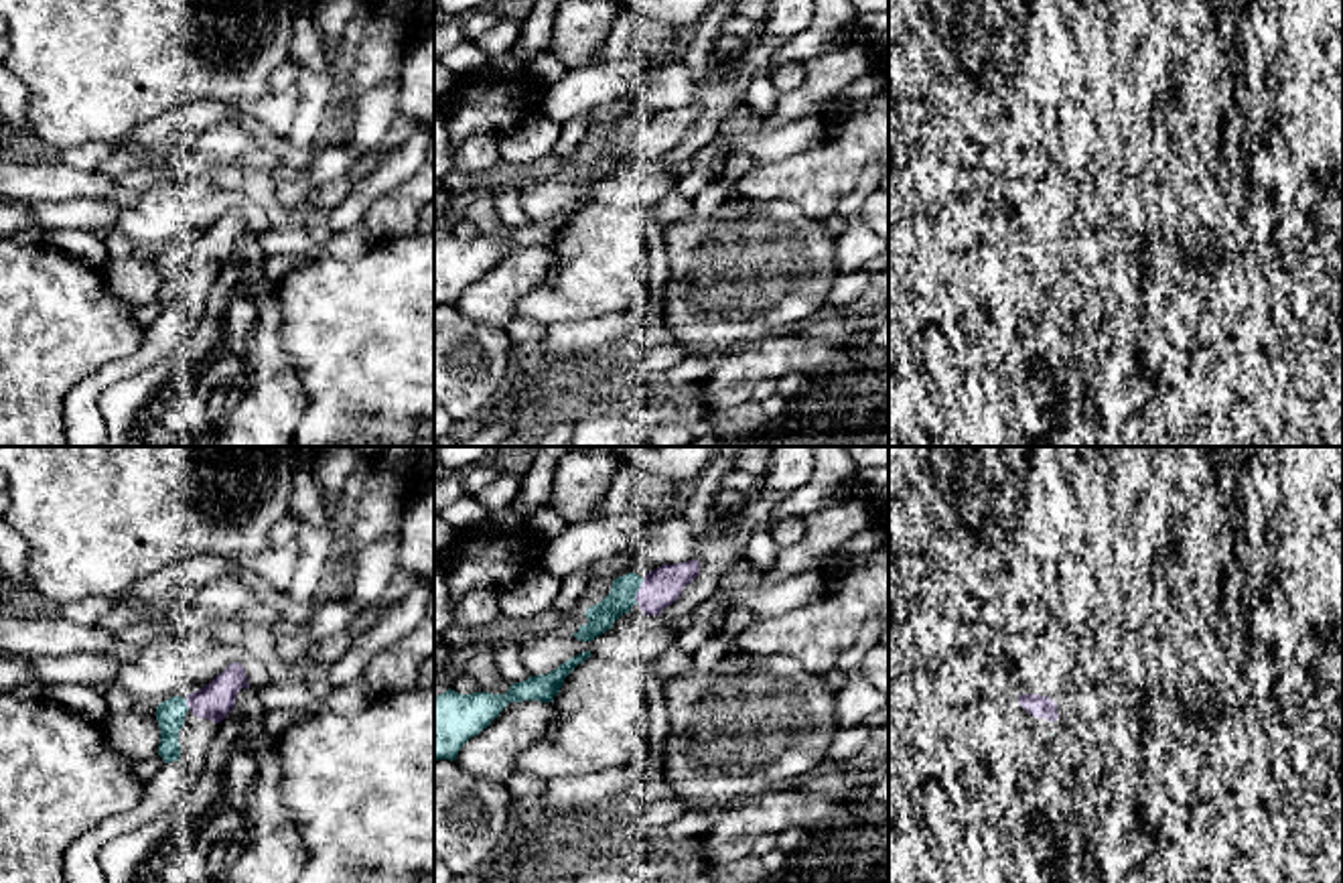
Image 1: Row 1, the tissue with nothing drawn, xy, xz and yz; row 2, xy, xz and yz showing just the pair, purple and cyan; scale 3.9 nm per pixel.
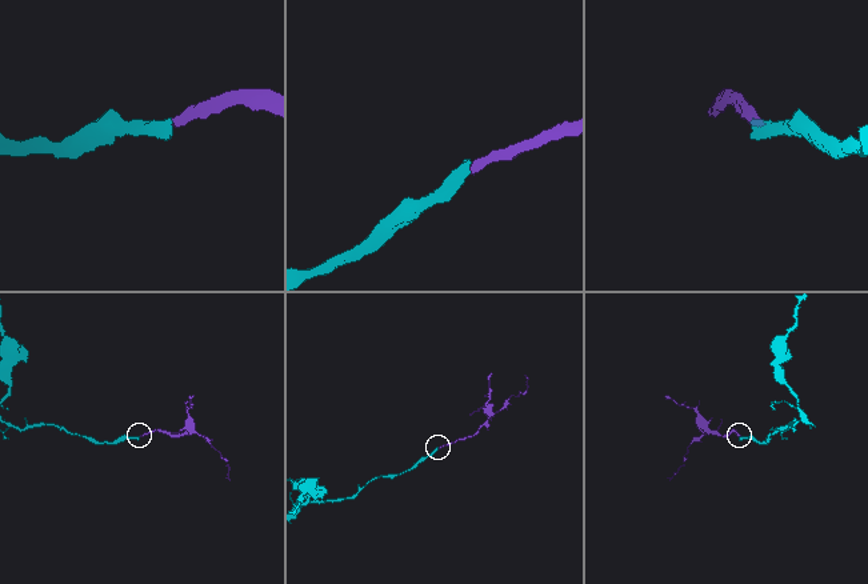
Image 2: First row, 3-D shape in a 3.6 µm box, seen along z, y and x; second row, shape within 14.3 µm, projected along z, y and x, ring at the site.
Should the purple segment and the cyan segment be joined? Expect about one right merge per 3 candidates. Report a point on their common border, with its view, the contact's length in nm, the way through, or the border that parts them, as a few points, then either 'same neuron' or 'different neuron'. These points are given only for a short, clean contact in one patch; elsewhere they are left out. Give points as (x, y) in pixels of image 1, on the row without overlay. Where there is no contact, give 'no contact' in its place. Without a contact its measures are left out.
contact xz (638, 137); length 110 nm; same neuron

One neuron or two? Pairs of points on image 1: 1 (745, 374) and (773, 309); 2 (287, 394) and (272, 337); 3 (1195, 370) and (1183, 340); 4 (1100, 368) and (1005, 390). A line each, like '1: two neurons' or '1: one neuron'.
1: two neurons
2: one neuron
3: two neurons
4: two neurons

